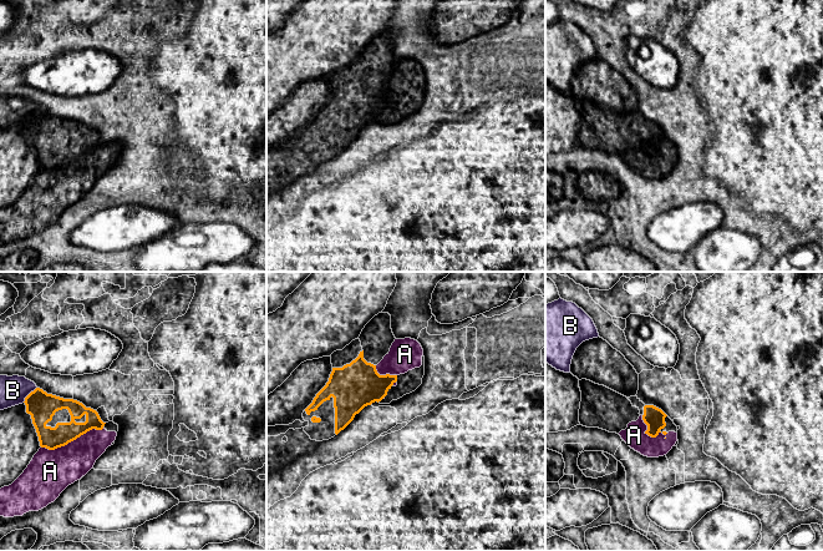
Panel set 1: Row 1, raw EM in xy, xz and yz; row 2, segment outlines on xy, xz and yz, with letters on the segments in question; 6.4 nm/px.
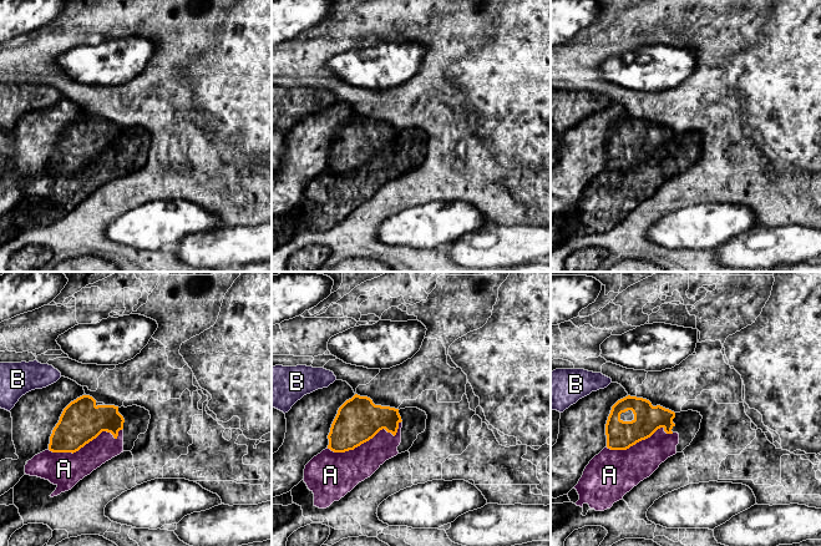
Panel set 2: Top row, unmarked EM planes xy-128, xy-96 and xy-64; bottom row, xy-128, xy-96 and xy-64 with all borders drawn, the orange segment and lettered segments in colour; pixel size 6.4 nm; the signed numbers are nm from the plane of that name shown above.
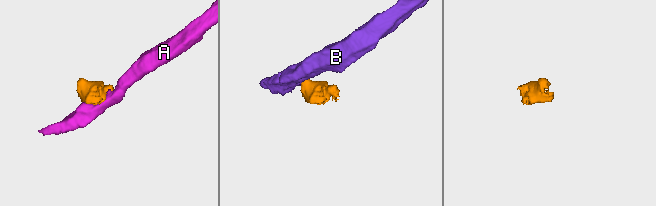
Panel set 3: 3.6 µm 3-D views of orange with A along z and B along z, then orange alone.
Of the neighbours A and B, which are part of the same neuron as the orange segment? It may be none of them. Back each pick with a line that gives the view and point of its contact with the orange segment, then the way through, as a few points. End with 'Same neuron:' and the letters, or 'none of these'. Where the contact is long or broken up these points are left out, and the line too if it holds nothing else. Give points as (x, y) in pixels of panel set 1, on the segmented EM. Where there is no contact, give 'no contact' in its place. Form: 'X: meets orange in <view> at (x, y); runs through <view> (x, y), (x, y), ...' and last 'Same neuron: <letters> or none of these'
Same neuron: none of these

